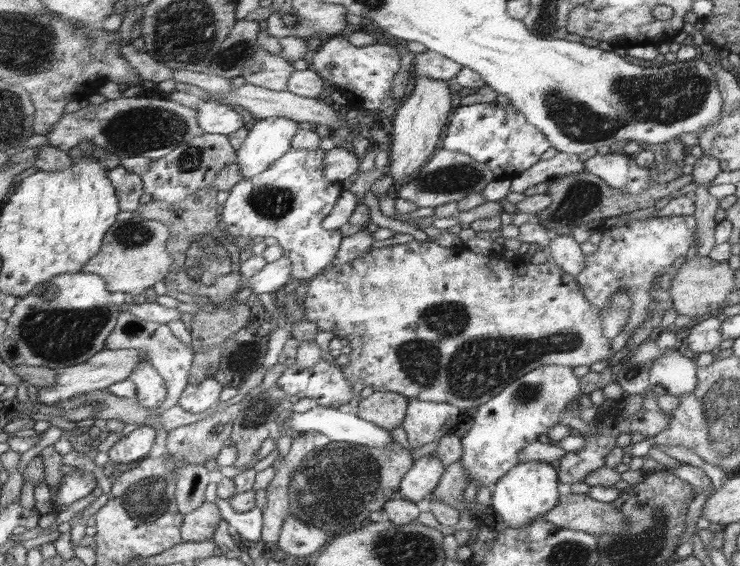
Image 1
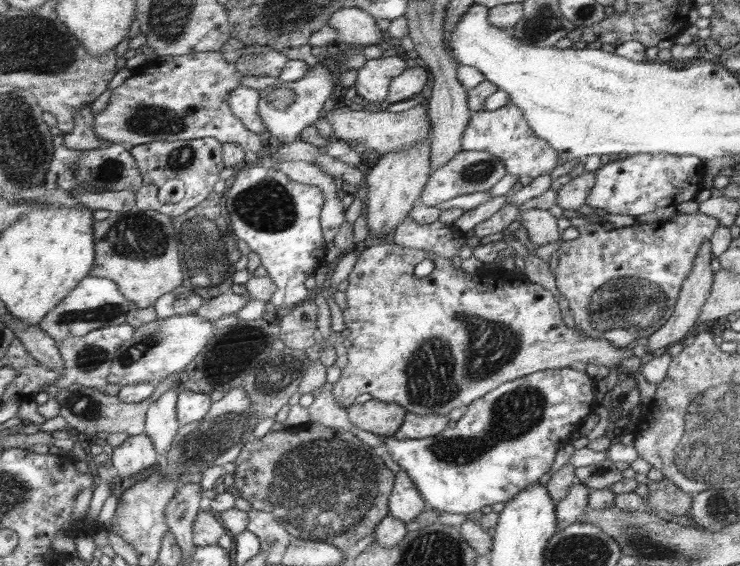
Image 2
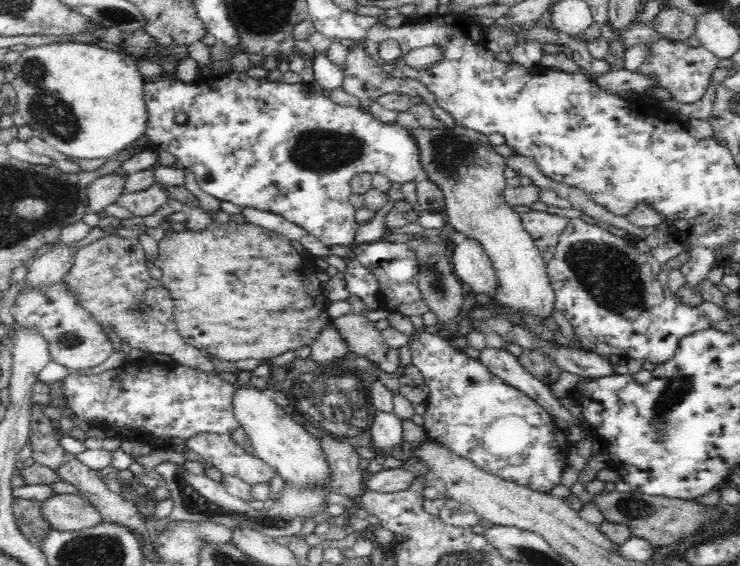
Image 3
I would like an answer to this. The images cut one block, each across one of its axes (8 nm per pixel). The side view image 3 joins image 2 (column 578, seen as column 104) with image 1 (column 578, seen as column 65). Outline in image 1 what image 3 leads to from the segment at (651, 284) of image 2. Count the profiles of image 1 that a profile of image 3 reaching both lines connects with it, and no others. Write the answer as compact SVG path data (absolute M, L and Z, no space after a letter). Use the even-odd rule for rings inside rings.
M670 216L634 220L628 224L602 229L602 237L592 254L585 256L586 268L580 272L576 280L582 285L583 293L594 305L601 309L608 303L614 292L627 290L632 294L632 306L626 326L614 337L614 352L625 346L630 328L637 328L650 316L654 301L648 293L650 282L656 274L664 276L668 266L676 260L686 256L686 246L692 242L692 234L696 228L693 216Z

